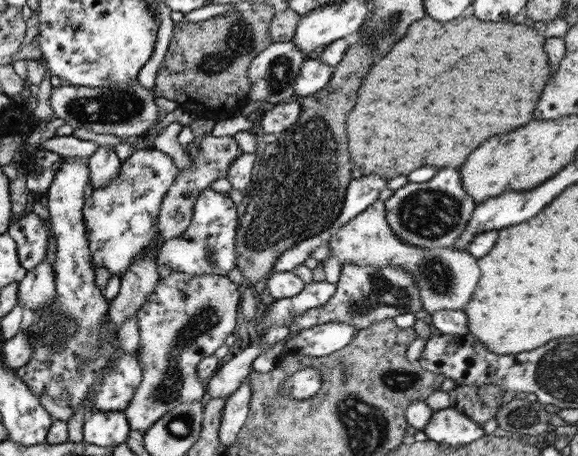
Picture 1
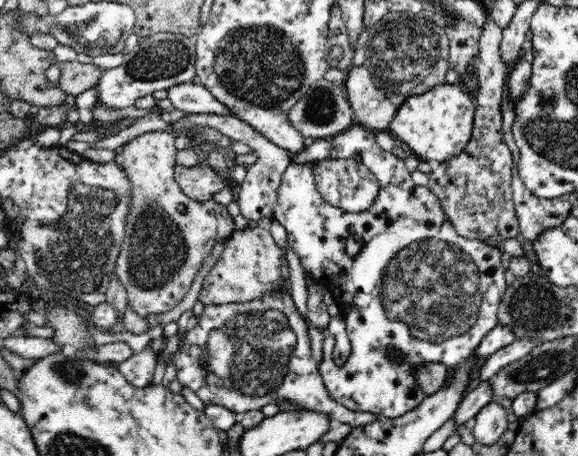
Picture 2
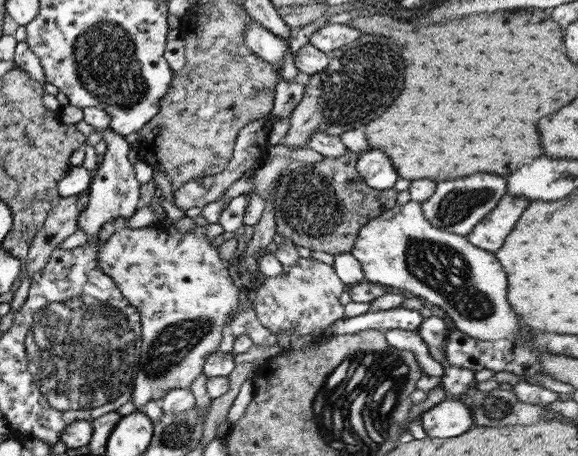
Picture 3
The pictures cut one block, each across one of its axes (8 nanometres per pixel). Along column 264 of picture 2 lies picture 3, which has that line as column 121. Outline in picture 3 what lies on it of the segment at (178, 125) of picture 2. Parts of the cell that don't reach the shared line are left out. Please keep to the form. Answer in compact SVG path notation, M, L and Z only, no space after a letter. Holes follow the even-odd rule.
M83 120L77 122L75 127L86 136L100 133L101 140L107 144L102 163L98 163L93 172L93 179L89 186L90 194L88 196L87 209L78 215L77 228L84 230L89 238L93 234L97 234L105 222L113 221L118 216L122 216L125 219L132 218L133 214L138 210L141 184L136 178L133 164L128 158L128 152L132 147L124 136L120 136L117 132L112 132L109 128L94 128Z

